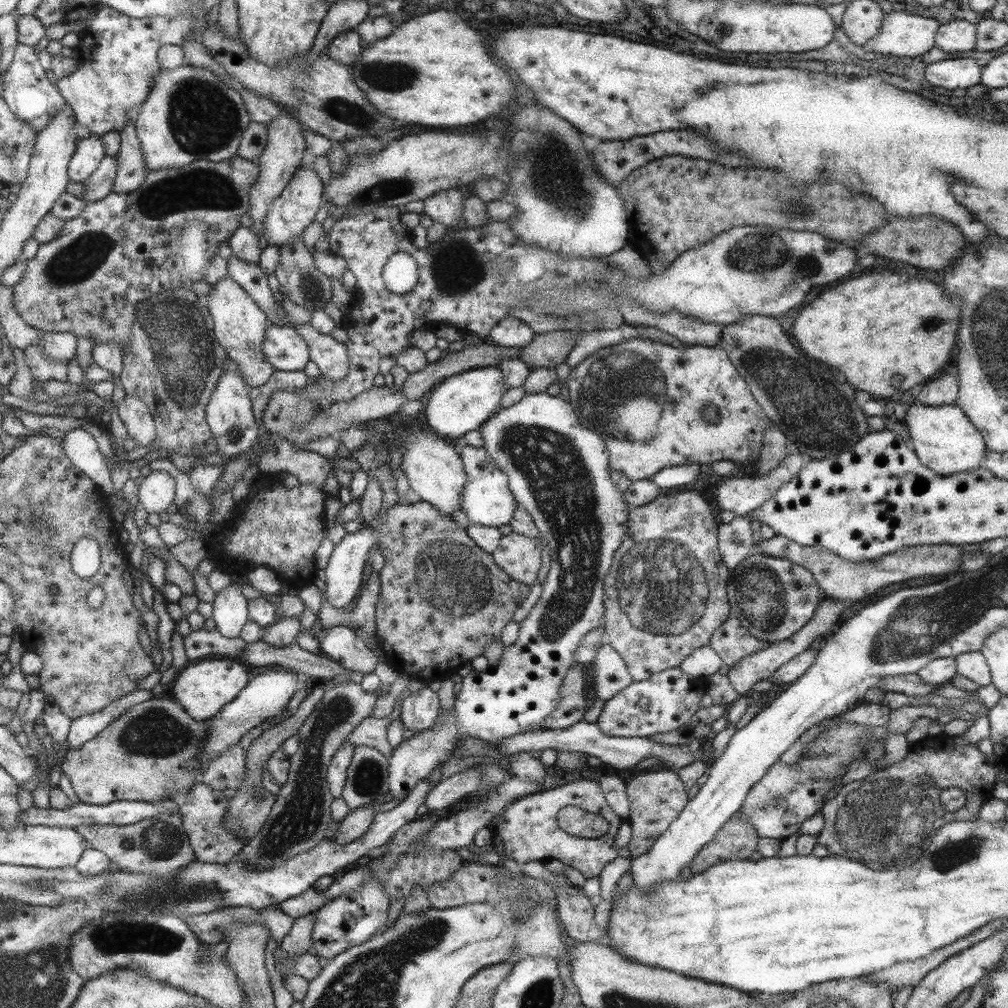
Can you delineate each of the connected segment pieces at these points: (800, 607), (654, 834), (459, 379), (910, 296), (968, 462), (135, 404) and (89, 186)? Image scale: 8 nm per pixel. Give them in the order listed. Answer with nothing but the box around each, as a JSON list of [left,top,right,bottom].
[[730,552,824,644],[626,768,690,859],[425,367,504,441],[790,272,959,399],[905,401,986,476],[116,394,157,448],[84,155,120,204]]

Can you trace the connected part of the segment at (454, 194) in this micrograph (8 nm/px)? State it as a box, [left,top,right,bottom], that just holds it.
[422,189,464,229]

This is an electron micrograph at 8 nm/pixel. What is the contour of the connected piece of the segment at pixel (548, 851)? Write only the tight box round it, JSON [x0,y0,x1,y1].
[477,777,623,878]

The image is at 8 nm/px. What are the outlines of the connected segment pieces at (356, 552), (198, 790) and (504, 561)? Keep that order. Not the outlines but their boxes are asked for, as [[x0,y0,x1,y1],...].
[[326,528,374,609],[178,781,246,864],[492,532,544,587]]

